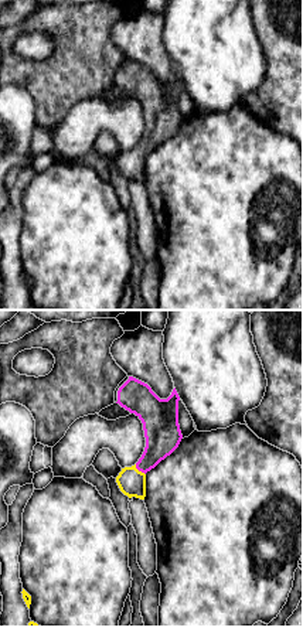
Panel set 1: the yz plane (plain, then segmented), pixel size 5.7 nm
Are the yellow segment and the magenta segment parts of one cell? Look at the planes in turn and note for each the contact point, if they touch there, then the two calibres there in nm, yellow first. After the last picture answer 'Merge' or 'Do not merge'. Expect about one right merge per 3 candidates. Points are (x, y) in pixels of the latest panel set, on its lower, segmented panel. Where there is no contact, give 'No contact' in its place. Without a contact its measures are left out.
Touches yellow at (138, 470). Thickness 160 nm (yellow) against 200 nm

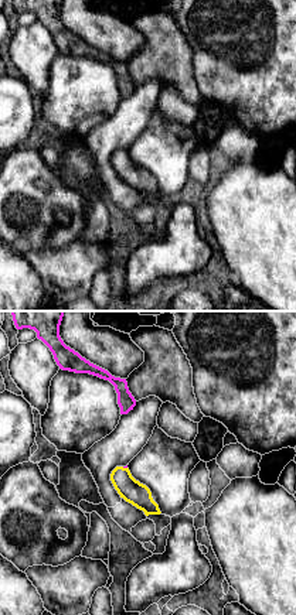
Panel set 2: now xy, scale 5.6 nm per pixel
Touches yellow at (125, 468). Thickness 140 nm (yellow) against 20 nm

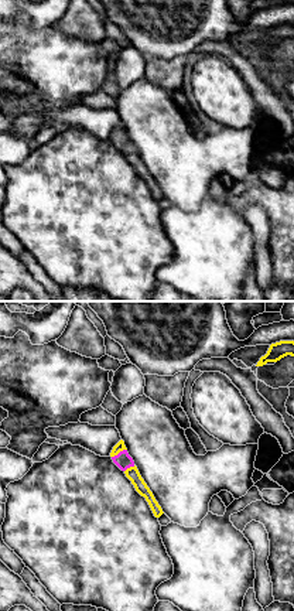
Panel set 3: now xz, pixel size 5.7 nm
Touches yellow at (119, 451). Thickness 50 nm (yellow) against 90 nm

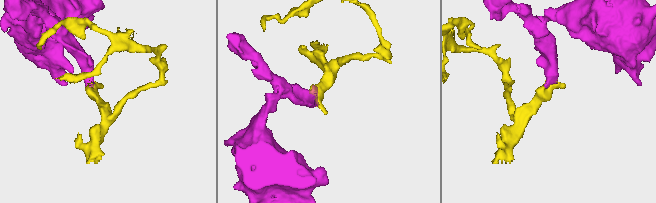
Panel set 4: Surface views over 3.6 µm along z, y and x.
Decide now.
Merge

